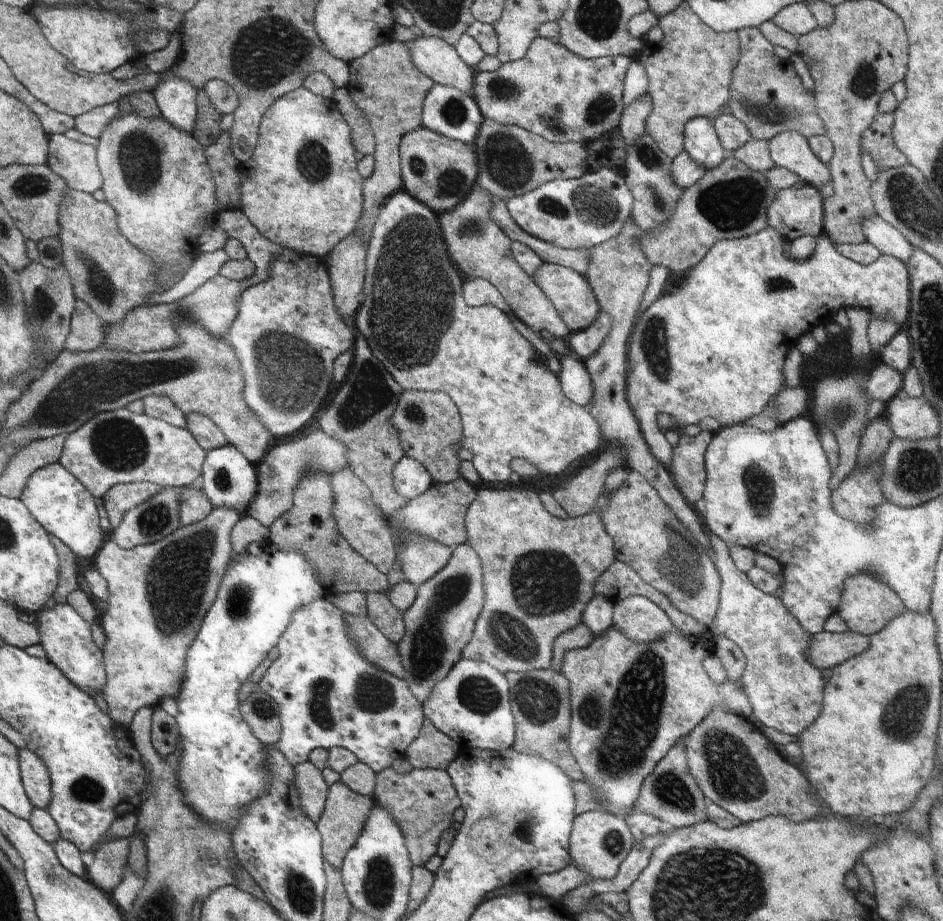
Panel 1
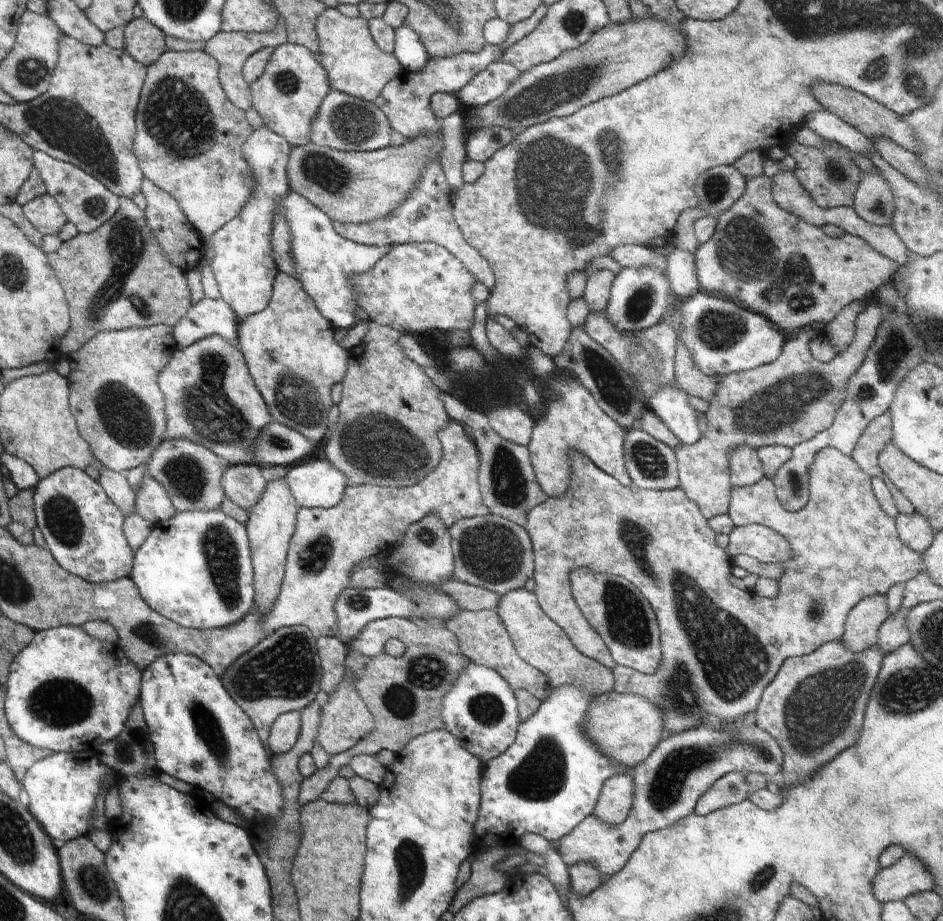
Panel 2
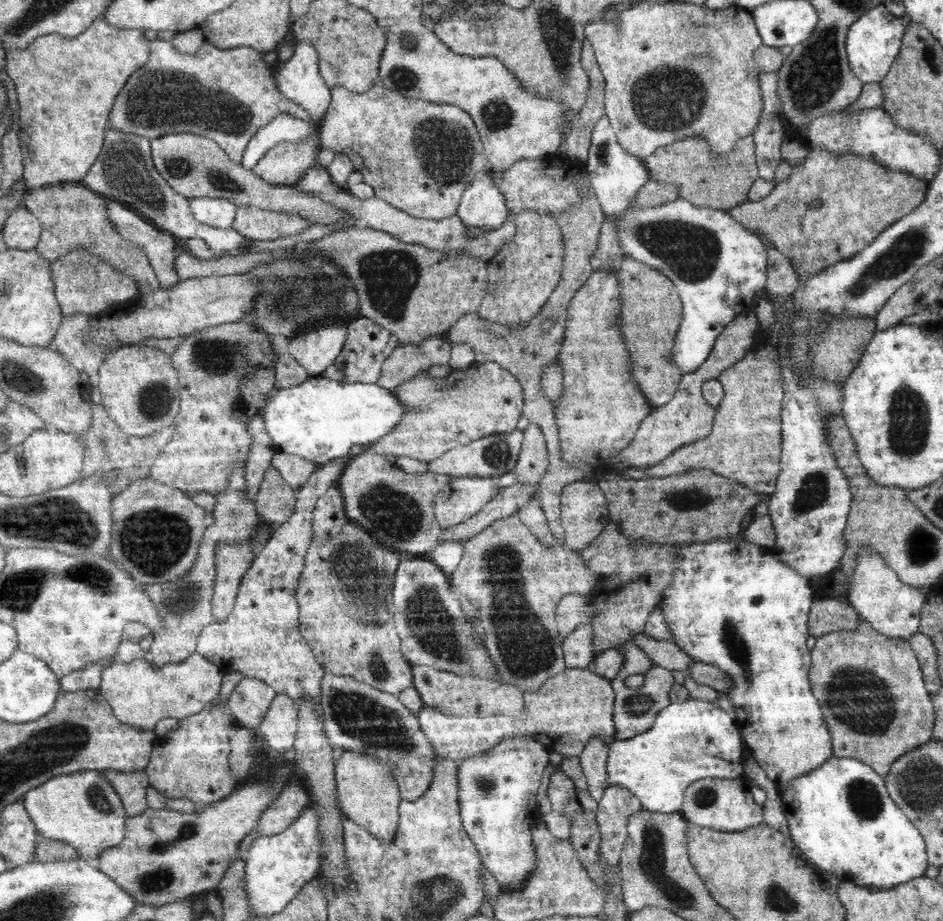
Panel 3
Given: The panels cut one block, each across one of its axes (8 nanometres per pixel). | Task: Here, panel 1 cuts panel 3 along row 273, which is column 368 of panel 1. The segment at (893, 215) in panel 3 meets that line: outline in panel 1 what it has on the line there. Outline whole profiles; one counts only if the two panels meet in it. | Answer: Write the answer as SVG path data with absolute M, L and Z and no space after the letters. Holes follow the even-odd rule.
M341 780L329 788L325 810L318 823L316 823L316 827L321 835L323 858L336 871L341 870L346 854L356 845L364 829L365 821L368 819L369 813L375 804L375 800L372 797L353 792Z

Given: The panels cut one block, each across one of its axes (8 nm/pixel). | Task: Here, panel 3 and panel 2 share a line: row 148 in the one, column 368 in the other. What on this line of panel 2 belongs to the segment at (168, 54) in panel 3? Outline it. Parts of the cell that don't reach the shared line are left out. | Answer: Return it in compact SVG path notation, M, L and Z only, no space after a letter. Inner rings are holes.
M434 158L424 168L416 188L408 194L408 198L398 206L398 209L392 210L386 218L378 218L378 220L370 220L370 222L362 222L361 224L343 224L332 220L332 227L339 236L364 246L382 248L382 246L394 247L403 243L416 242L438 244L448 250L452 256L458 258L464 264L464 268L472 274L472 278L476 278L477 282L472 286L474 302L476 304L487 302L490 293L494 290L494 274L488 262L472 246L466 244L466 240L462 237L460 228L456 225L452 215L451 198L451 188L442 171L440 160Z

